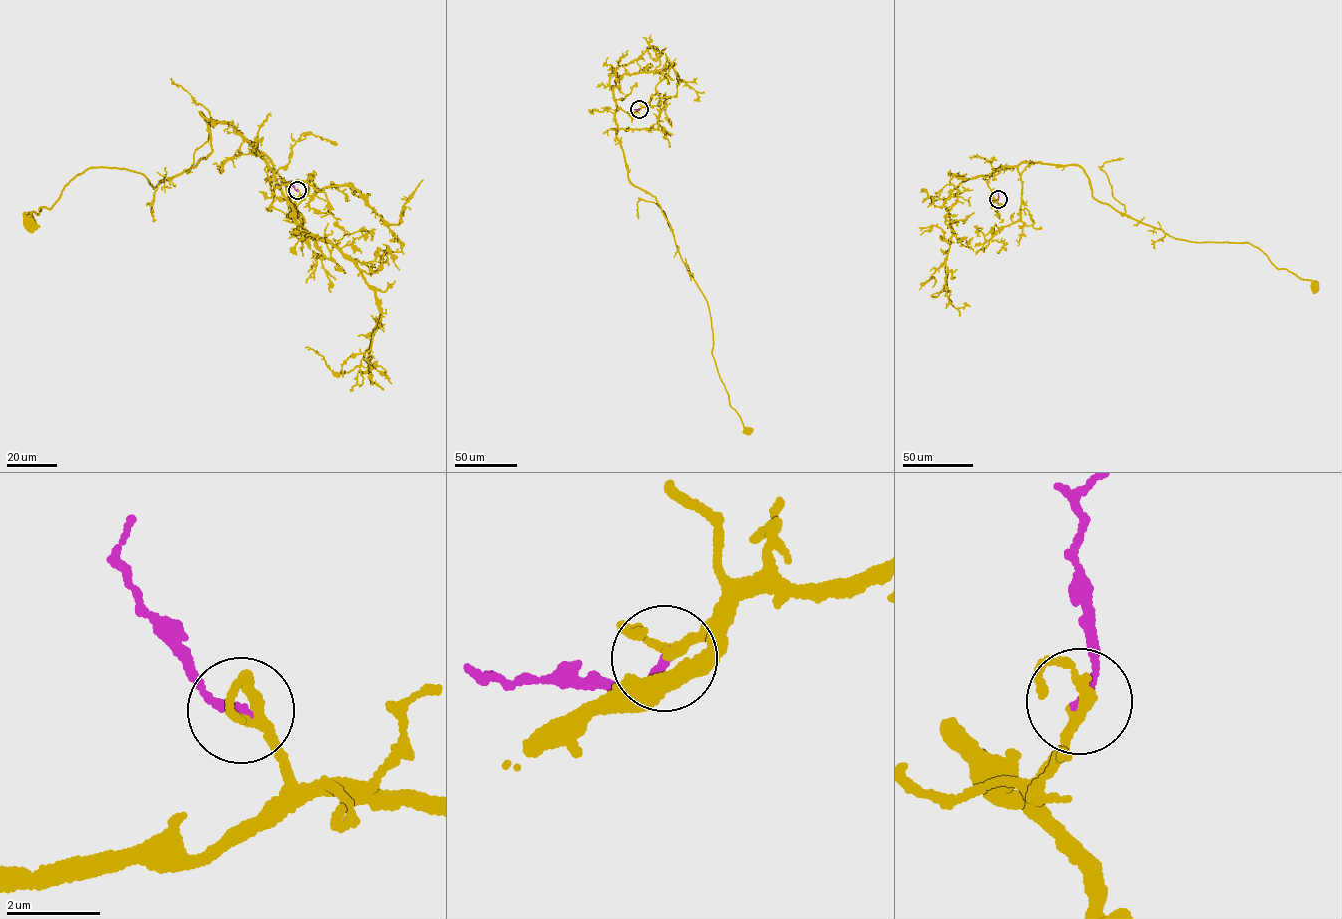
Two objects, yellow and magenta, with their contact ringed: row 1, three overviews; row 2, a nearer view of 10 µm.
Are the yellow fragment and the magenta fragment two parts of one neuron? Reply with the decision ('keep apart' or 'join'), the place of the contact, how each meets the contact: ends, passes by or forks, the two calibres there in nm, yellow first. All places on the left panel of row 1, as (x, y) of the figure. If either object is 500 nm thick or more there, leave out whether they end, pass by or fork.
join; place (297, 190); yellow passes by; magenta ends; calibres 200 and 180 nm

